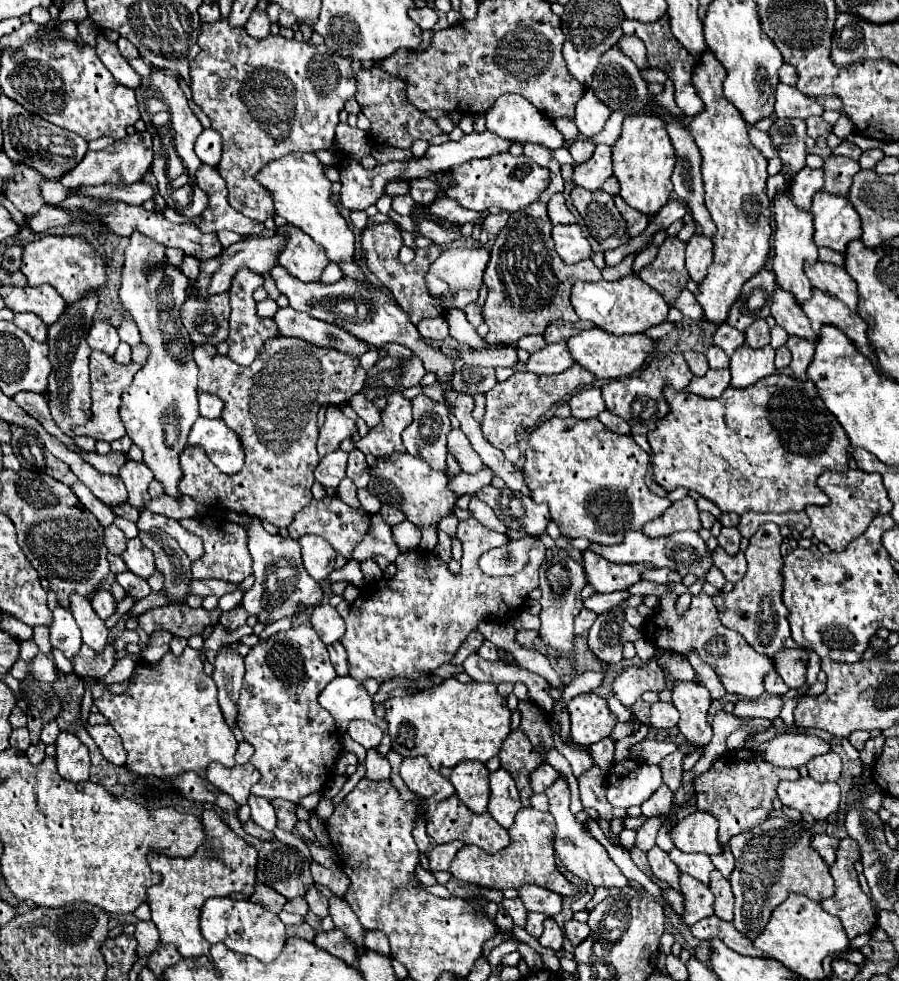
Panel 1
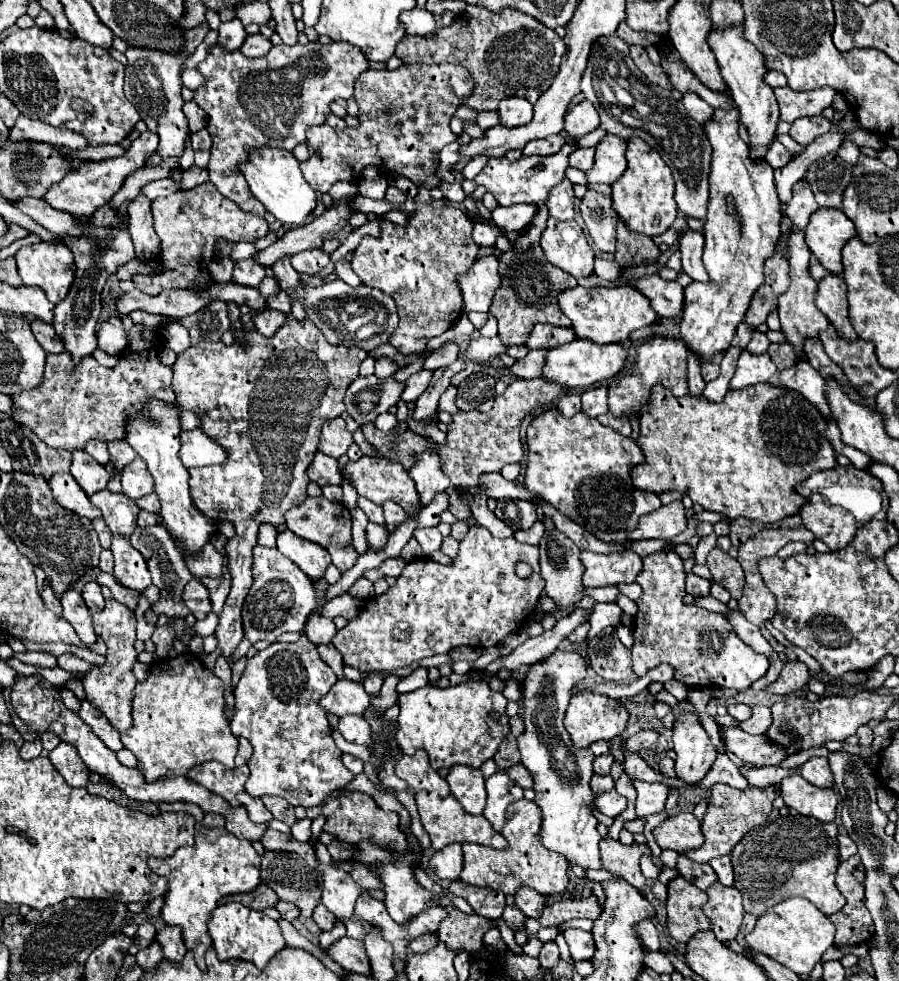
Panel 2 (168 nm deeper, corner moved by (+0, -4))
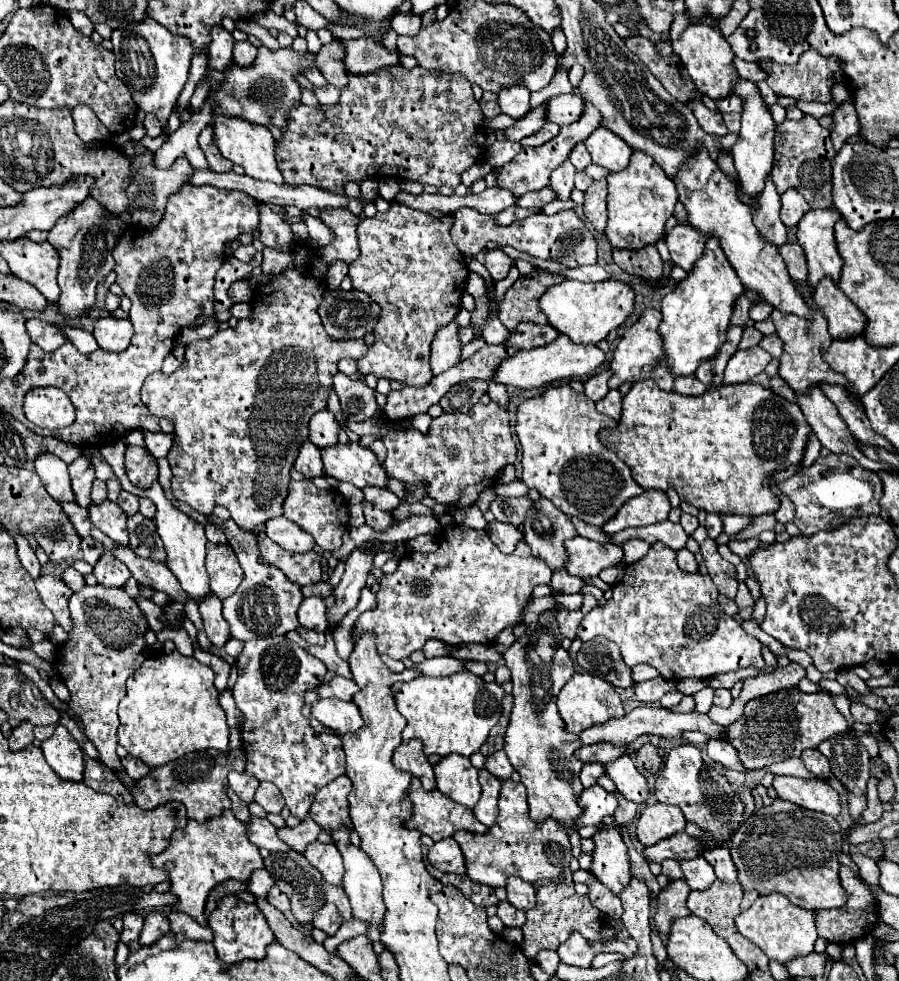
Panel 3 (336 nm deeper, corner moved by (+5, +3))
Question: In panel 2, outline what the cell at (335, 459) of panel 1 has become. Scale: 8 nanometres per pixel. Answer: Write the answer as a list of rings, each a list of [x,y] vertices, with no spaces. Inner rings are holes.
[[[317,452],[315,454],[315,460],[309,466],[309,472],[307,474],[309,474],[311,482],[319,484],[321,488],[327,486],[327,484],[341,484],[343,482],[339,462],[335,458],[323,454],[323,452]]]

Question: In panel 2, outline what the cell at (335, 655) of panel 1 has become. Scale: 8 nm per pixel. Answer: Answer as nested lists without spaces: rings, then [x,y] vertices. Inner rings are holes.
[[[319,644],[317,650],[319,650],[321,658],[333,668],[337,678],[343,678],[343,656],[341,656],[341,652],[337,652],[337,648],[333,644]]]

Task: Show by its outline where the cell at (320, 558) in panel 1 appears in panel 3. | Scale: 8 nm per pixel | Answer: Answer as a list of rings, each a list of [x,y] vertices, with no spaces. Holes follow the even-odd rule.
[[[274,517],[266,521],[264,533],[286,551],[300,553],[300,551],[310,551],[314,547],[310,533],[306,533],[300,525],[288,521],[286,517]]]

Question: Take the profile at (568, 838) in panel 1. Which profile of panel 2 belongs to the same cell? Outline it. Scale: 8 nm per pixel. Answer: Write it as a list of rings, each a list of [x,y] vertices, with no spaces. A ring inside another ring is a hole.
[[[553,652],[541,664],[529,668],[523,682],[525,696],[525,732],[519,740],[521,762],[535,776],[535,804],[543,812],[541,842],[545,848],[559,852],[569,864],[581,868],[603,868],[599,854],[597,820],[591,814],[589,780],[593,776],[593,752],[573,748],[563,726],[563,714],[571,698],[571,688],[585,678],[587,662],[577,652]]]

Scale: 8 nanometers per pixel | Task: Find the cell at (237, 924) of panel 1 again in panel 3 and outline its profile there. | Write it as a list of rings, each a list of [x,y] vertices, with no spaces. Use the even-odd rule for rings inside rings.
[[[228,895],[224,897],[218,907],[210,913],[208,917],[210,929],[214,931],[214,947],[218,957],[228,963],[240,963],[244,959],[262,959],[266,955],[266,947],[274,941],[274,933],[268,927],[266,917],[260,913],[260,909],[256,909],[254,903],[246,903],[242,899],[238,899],[236,895]]]

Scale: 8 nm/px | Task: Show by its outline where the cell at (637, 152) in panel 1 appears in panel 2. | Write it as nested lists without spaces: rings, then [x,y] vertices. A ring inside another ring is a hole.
[[[633,136],[627,142],[625,160],[627,160],[627,170],[623,172],[621,178],[617,178],[611,184],[613,188],[611,198],[613,198],[615,212],[627,222],[629,230],[633,232],[641,232],[647,236],[665,232],[677,216],[677,204],[673,200],[675,182],[673,182],[669,166],[663,162],[661,154],[655,148],[651,148],[645,140],[637,136]]]

